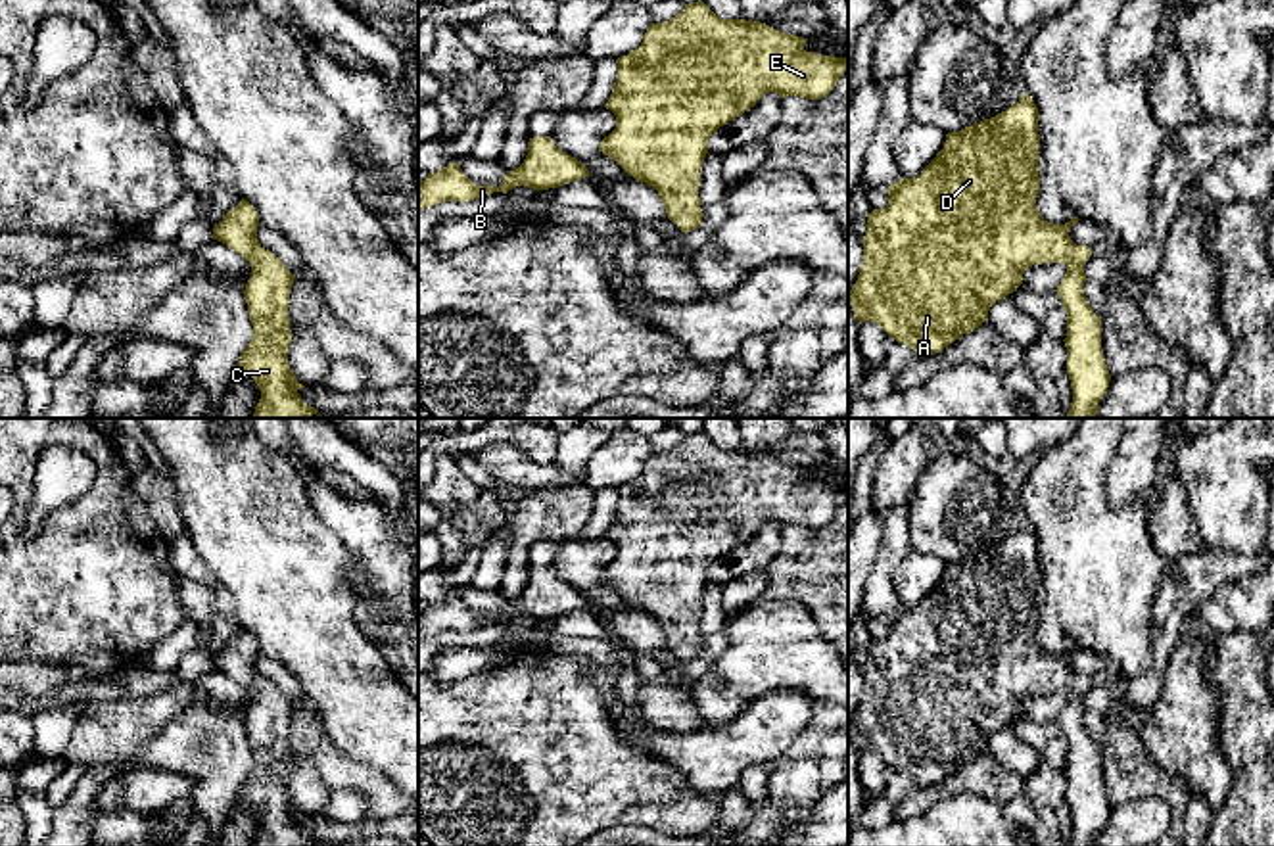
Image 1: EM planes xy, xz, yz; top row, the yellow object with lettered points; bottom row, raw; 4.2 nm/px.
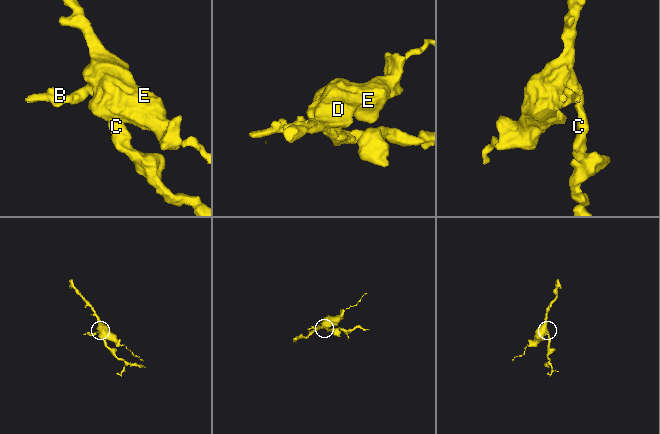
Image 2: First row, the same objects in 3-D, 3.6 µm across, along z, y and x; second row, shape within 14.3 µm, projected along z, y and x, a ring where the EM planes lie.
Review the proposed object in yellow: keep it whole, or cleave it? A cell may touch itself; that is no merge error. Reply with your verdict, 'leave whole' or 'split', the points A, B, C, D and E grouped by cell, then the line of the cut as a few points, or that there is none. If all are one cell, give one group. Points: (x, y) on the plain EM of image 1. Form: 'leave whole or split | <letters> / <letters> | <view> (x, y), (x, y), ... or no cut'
leave whole | A B C D E | no cut

